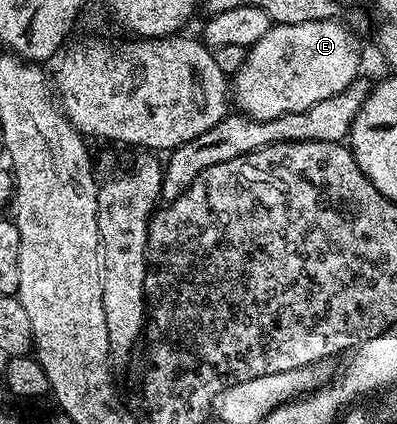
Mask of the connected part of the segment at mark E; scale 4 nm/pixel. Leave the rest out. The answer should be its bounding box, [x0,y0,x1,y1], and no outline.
[230,18,360,122]

